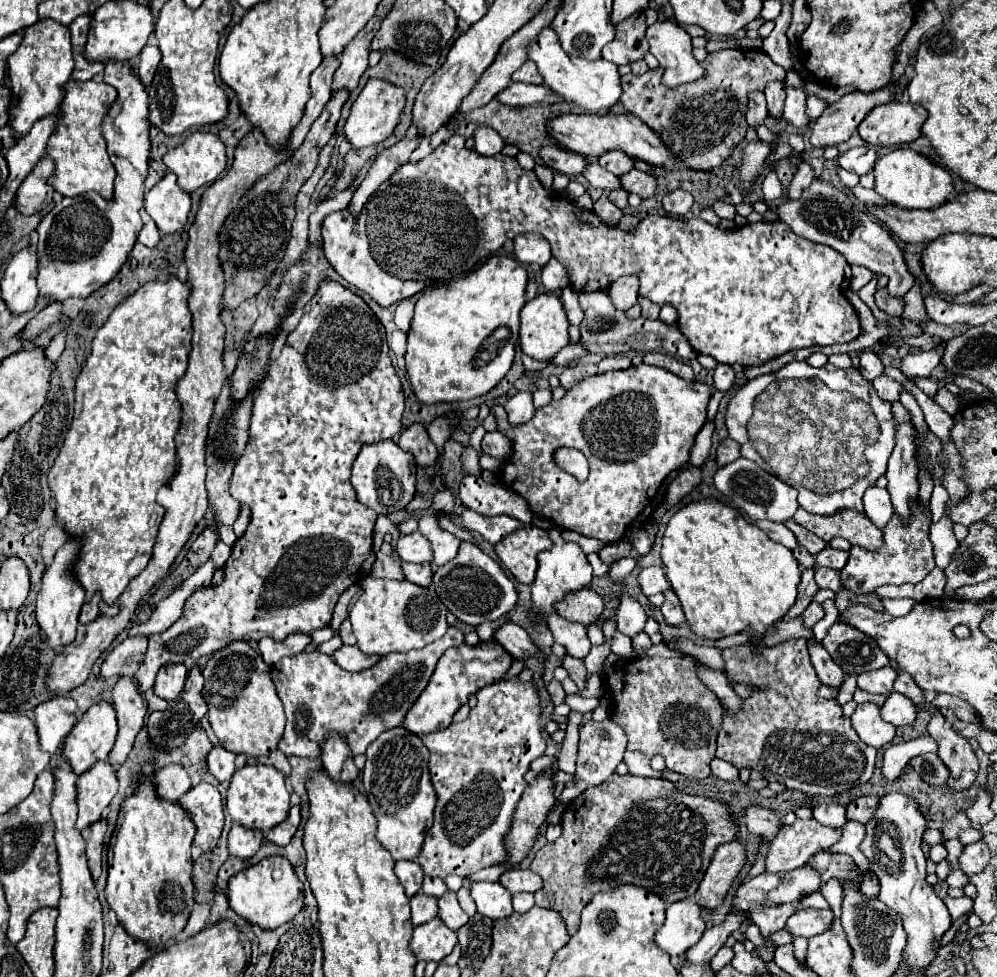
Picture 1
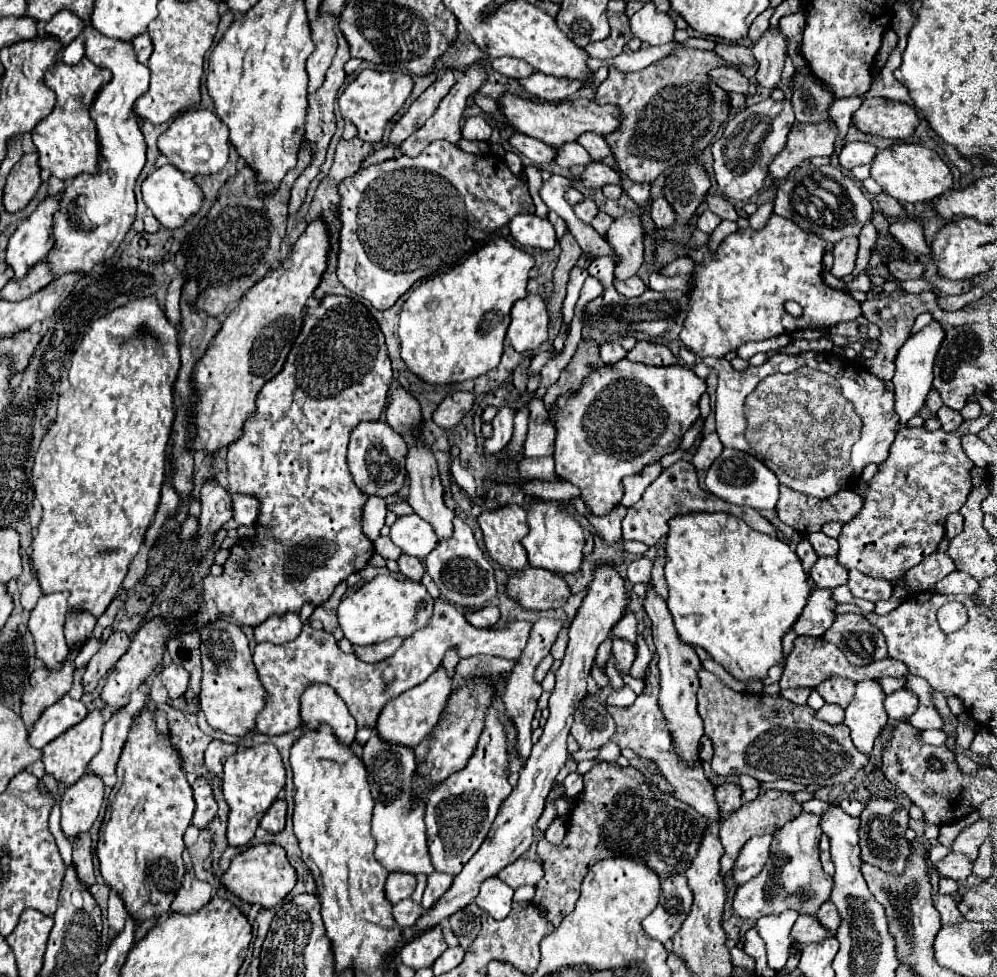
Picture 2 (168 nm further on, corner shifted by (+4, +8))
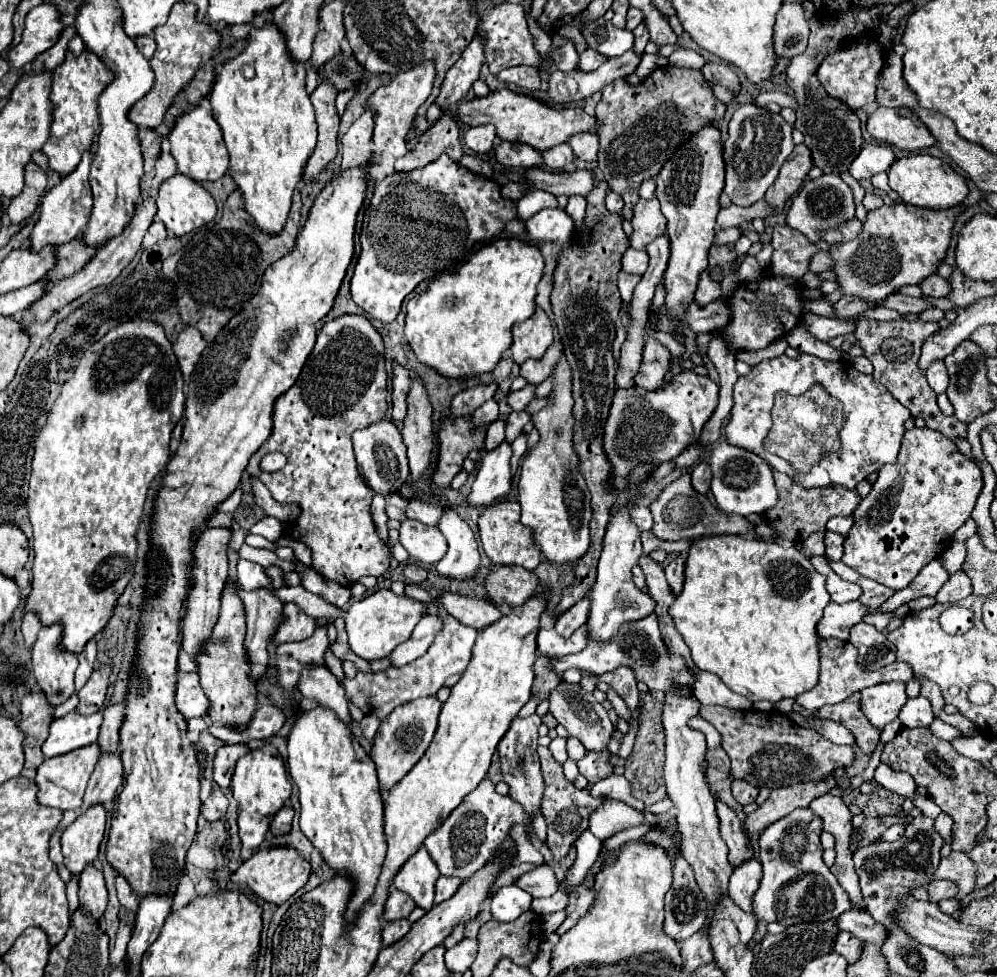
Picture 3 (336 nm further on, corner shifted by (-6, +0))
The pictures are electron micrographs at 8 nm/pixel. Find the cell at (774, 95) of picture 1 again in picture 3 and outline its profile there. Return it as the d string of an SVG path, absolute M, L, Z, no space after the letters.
M785 3L775 21L775 33L773 33L773 47L777 57L793 59L795 55L801 55L807 47L809 37L809 23L803 17L801 3Z

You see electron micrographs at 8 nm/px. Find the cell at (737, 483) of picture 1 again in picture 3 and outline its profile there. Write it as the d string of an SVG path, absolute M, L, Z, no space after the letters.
M719 443L711 457L709 457L711 469L713 469L713 481L711 481L711 493L717 501L717 507L725 513L737 513L737 515L753 515L753 513L765 513L767 509L775 507L777 503L777 489L773 471L767 461L757 457L751 451L733 447L729 443Z

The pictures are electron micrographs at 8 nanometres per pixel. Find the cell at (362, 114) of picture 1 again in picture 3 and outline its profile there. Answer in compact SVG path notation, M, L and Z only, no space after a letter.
M423 63L423 67L413 67L409 71L399 73L389 85L379 87L365 103L365 109L371 109L375 113L375 129L373 129L373 145L377 153L391 153L393 157L403 157L407 153L405 141L407 133L413 127L413 119L417 115L419 105L425 103L425 99L431 95L435 79L435 67L431 63Z

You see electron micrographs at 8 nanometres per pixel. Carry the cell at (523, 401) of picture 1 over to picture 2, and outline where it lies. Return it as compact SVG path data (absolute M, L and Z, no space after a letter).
M505 403L499 409L499 413L495 415L495 419L491 421L491 425L493 425L491 437L487 437L483 441L485 455L497 455L511 441L511 435L513 435L513 417L515 417L515 409L509 403Z

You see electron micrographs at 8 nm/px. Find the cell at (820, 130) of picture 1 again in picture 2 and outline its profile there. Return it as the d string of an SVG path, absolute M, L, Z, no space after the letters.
M803 123L793 125L787 137L787 147L769 165L769 177L785 179L789 171L803 163L805 159L817 155L831 155L835 139L837 139L835 125L803 125Z

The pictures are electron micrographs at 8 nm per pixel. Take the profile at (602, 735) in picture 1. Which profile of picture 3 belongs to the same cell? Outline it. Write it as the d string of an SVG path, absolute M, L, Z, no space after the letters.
M561 681L559 687L555 691L551 691L549 695L551 699L551 707L549 711L555 715L555 719L569 731L569 735L577 737L587 751L603 751L609 747L609 739L611 739L611 733L613 733L613 723L605 711L605 707L601 703L595 701L595 697L587 691L583 691L581 685L577 683L565 683Z

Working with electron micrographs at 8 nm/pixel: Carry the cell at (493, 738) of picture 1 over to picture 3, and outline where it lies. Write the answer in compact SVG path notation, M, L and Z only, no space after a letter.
M485 777L477 789L473 789L459 807L435 829L427 839L425 847L437 863L441 875L451 875L459 879L469 879L477 869L481 869L495 847L509 839L509 831L513 825L527 825L529 817L523 813L523 807L517 801L511 801L509 795L499 795L495 791L495 783Z

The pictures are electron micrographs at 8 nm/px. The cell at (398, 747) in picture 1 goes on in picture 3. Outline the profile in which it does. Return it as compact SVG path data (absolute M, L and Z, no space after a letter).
M421 845L419 851L403 863L403 867L393 879L393 885L399 891L411 895L419 907L429 911L433 907L433 891L439 875L441 873L439 869L435 869L435 861L431 861L431 855L427 855L425 845Z

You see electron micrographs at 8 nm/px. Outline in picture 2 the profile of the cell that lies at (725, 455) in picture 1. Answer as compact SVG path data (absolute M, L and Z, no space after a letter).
M717 433L705 435L703 441L701 441L701 445L699 445L699 449L697 449L697 453L691 459L691 465L695 469L709 469L709 465L717 459L717 455L721 453L721 449L723 449L723 445L721 445Z

